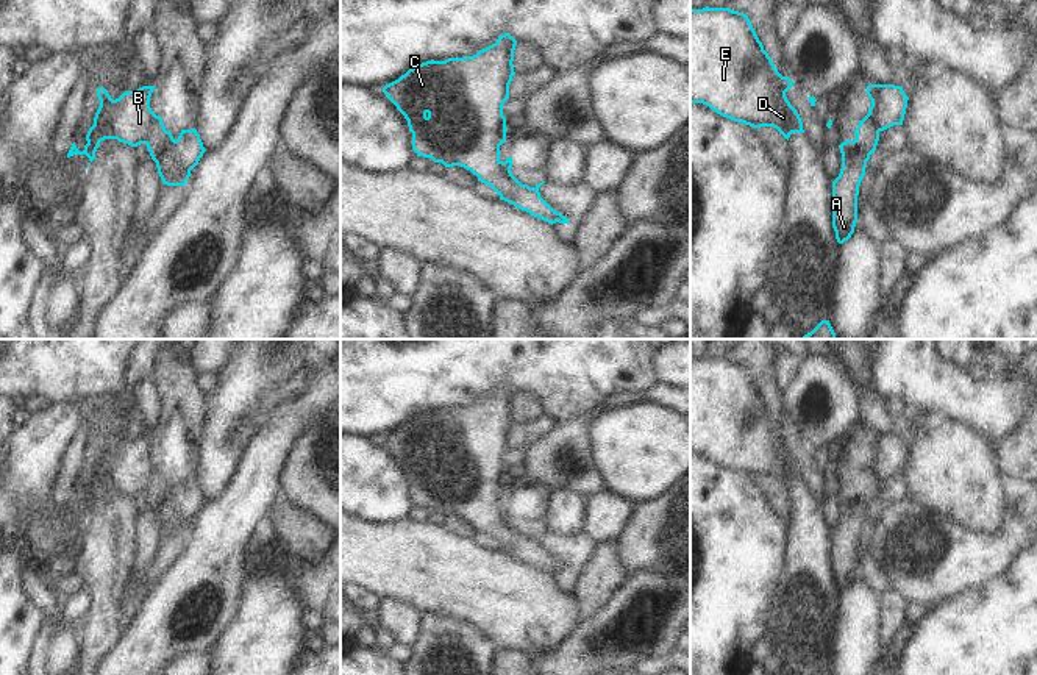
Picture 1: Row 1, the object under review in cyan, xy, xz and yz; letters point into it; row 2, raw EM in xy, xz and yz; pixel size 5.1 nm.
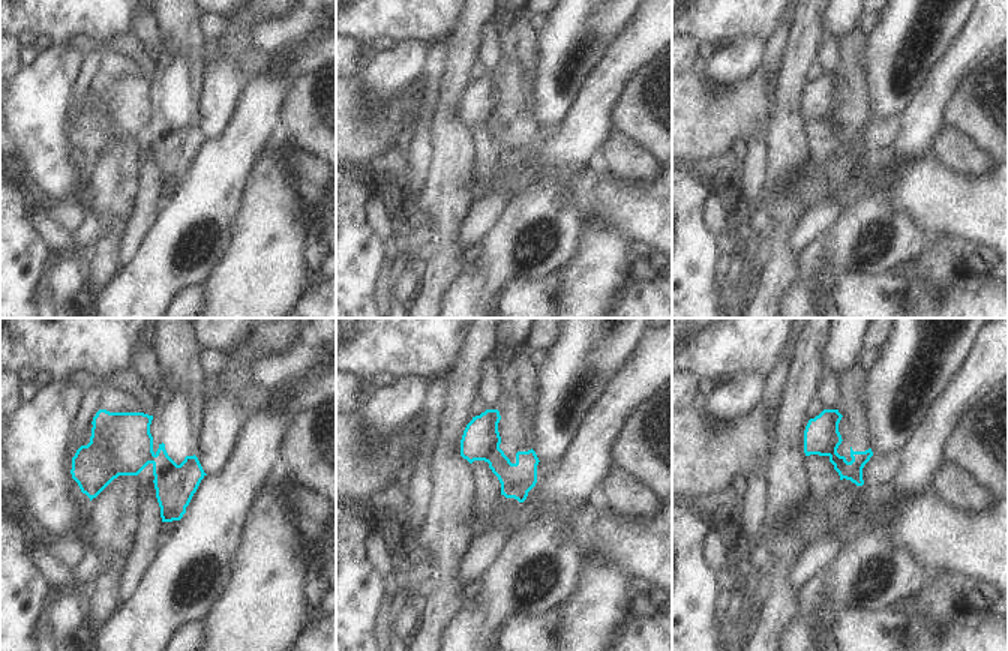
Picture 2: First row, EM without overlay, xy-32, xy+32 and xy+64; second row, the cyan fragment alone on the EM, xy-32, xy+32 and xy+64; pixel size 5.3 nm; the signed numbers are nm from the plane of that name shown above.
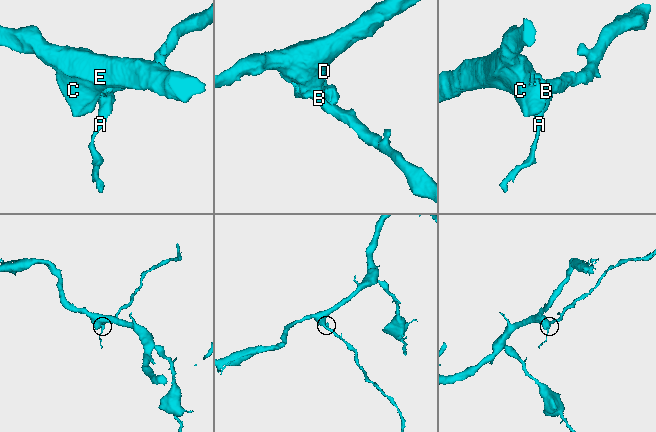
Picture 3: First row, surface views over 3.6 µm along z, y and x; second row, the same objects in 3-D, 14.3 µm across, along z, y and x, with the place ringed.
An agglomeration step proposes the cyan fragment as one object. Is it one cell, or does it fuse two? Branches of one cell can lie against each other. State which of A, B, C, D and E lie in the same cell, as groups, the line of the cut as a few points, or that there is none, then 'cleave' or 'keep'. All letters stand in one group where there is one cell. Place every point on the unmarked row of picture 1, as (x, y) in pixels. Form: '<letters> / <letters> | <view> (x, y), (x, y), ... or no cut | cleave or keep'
A / B C D E | xy (160, 467), (153, 485), (146, 492) | cleave

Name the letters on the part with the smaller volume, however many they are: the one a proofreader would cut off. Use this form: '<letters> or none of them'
A

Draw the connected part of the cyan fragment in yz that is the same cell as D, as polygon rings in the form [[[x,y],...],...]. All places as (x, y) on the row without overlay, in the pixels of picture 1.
[[[729,358],[690,359],[690,453],[703,453],[717,464],[753,478],[773,477],[789,491],[792,483],[804,483],[800,464],[786,447],[793,434],[778,422],[747,364]]]

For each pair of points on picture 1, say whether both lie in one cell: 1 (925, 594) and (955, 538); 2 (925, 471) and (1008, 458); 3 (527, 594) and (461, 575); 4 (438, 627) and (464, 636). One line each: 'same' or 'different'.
1: same
2: different
3: same
4: same

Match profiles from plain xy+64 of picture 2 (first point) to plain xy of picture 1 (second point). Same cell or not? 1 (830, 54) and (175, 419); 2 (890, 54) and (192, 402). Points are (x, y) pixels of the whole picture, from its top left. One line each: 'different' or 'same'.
1: different
2: different

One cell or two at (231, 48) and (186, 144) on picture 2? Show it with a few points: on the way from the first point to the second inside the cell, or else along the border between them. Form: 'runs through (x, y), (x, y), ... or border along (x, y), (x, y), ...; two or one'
border along (201, 86), (195, 120), (207, 138); two

